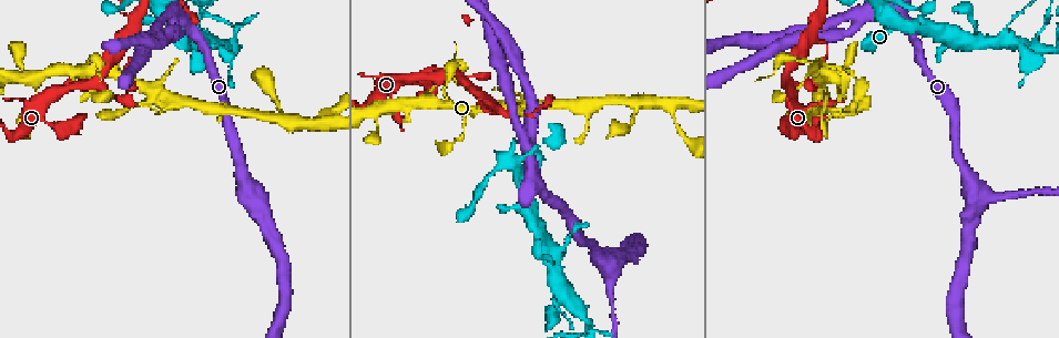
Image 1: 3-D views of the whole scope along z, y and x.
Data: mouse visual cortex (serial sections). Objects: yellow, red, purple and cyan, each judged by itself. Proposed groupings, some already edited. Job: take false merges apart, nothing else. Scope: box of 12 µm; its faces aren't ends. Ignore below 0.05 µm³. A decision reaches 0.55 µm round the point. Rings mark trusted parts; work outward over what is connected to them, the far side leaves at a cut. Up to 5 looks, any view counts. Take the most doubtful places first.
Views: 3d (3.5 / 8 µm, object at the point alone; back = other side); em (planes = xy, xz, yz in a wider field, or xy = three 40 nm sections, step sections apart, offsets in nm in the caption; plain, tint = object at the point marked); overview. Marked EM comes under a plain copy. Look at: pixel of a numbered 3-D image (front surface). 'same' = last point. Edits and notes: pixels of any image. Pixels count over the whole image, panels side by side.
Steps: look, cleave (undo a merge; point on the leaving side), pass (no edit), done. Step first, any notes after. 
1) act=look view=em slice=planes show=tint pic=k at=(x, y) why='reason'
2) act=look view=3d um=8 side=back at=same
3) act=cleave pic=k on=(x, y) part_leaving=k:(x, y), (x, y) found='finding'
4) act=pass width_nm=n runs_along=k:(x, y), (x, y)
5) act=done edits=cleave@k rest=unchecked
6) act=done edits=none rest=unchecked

act=look view=3d um=3.5 pic=1 at=(230, 44) why='arms part here'

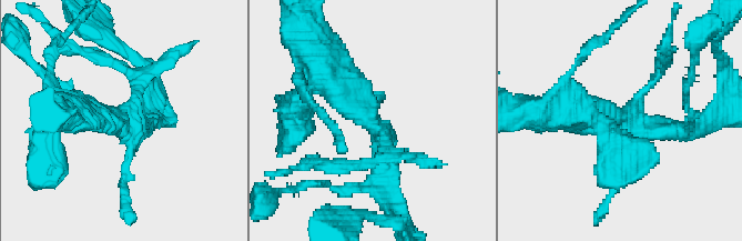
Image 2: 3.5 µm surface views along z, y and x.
act=look view=em slice=planes show=tint pic=2 at=(124, 117)

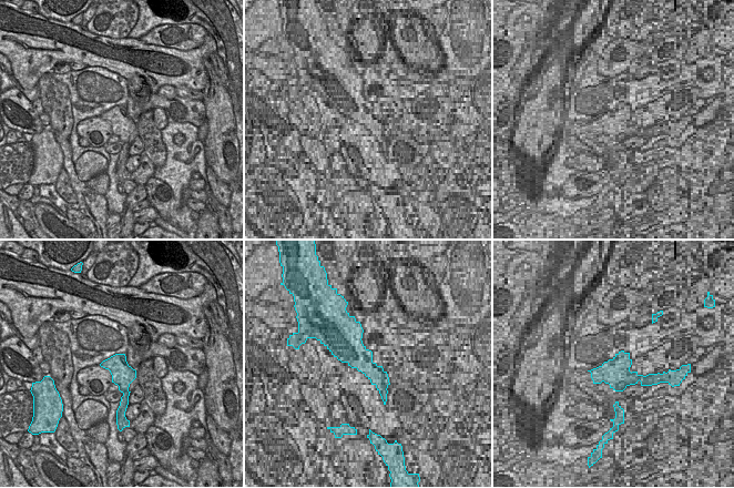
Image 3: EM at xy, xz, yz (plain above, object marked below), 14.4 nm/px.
act=pass runs_along=2:(322, 70), (384, 132), (366, 183) found='continuous, no second cell'

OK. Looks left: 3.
act=look view=3d um=3.5 pic=1 at=(114, 94) why='narrows sharply'

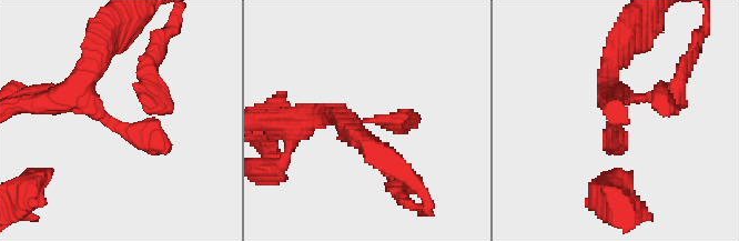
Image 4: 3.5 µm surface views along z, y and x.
act=pass runs_along=4:(52, 99), (72, 92), (168, 150) found='one cell here'

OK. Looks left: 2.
act=done edits=none rest=unchecked

